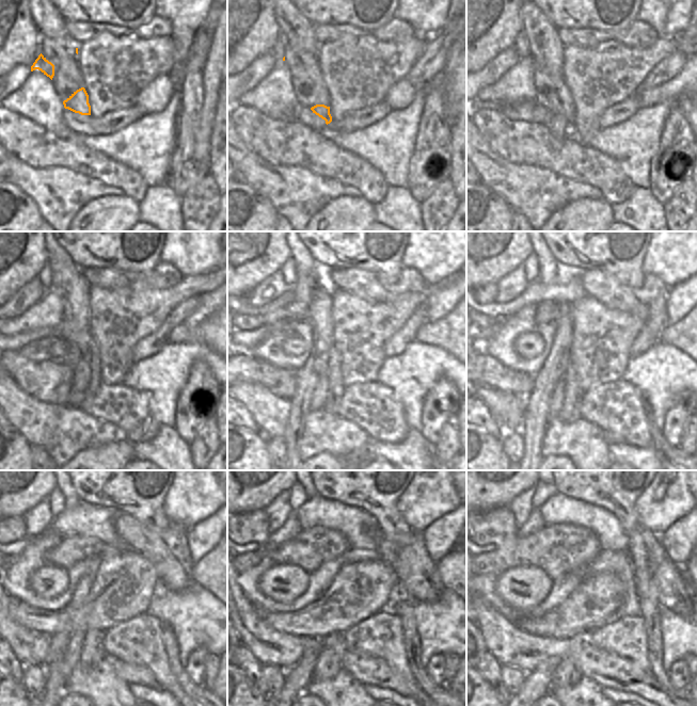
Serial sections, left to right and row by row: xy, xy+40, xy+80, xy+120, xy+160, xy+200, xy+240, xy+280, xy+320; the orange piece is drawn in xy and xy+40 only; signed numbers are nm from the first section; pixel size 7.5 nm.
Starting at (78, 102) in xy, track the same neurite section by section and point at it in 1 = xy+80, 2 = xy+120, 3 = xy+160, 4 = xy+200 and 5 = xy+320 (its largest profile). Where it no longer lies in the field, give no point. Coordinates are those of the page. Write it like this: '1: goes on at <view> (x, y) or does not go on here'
1: goes on at xy+80 (558, 127)
2: goes on at xy+120 (78, 364)
3: goes on at xy+160 (318, 397)
4: goes on at xy+200 (557, 395)
5: goes on at xy+320 (538, 683)

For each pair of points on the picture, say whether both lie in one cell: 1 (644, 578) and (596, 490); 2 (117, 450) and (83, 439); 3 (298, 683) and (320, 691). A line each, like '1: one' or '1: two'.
1: one
2: two
3: two

